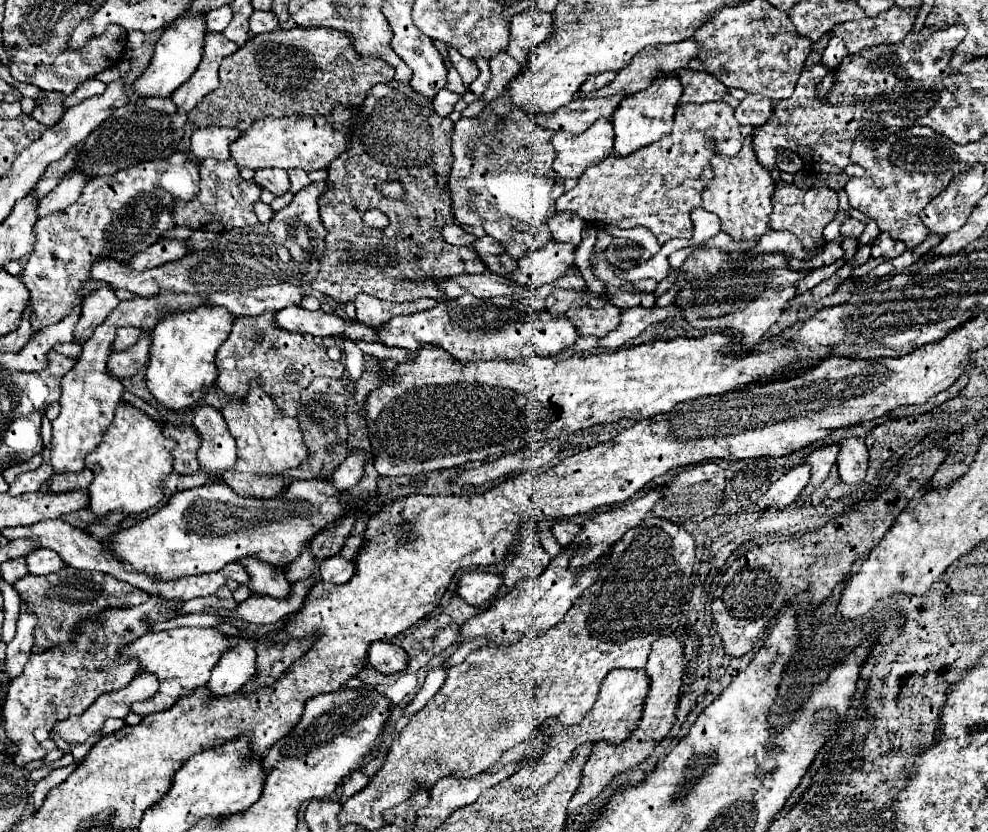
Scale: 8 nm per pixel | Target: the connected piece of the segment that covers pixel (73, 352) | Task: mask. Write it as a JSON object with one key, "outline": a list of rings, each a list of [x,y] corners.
{"outline":[[[57,343],[57,345],[53,345],[53,349],[55,351],[59,351],[59,353],[63,353],[63,355],[67,355],[67,357],[79,357],[81,355],[81,345],[79,343]]]}

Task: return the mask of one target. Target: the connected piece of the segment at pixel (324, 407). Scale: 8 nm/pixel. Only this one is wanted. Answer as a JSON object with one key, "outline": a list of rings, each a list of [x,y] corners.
{"outline":[[[315,377],[309,387],[301,391],[301,399],[305,407],[299,407],[299,423],[305,425],[305,445],[309,449],[309,457],[295,469],[285,471],[283,475],[289,479],[313,479],[313,477],[329,477],[349,455],[347,449],[347,399],[355,395],[355,381],[349,377],[329,379]]]}

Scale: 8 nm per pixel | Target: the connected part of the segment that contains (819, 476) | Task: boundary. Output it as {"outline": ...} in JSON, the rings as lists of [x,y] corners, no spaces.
{"outline":[[[831,443],[831,445],[819,447],[819,449],[815,449],[807,455],[807,459],[811,459],[811,479],[809,479],[809,483],[813,487],[819,487],[827,479],[831,467],[835,465],[837,453],[839,453],[839,445]]]}

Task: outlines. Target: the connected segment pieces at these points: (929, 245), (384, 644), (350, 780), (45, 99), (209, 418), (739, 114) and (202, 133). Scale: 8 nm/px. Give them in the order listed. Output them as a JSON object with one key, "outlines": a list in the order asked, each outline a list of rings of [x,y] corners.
{"outlines":[[[[929,233],[929,237],[913,251],[913,261],[919,261],[919,257],[923,255],[923,253],[927,253],[927,251],[931,251],[935,245],[939,245],[941,243],[941,239],[943,239],[943,235],[937,235],[937,233]]],[[[375,641],[369,649],[369,663],[383,675],[395,675],[405,671],[407,667],[407,653],[389,641]]],[[[353,771],[353,773],[347,775],[345,781],[343,781],[343,795],[345,795],[345,797],[351,797],[351,795],[359,793],[363,787],[367,787],[367,783],[369,783],[369,779],[367,779],[363,773]]],[[[45,91],[35,103],[35,109],[31,113],[33,119],[37,119],[39,123],[43,123],[45,127],[51,127],[59,121],[59,117],[63,115],[63,95],[61,93],[51,93],[51,91]]],[[[199,405],[193,411],[193,425],[201,435],[199,465],[207,473],[221,473],[235,465],[235,441],[229,435],[227,423],[213,405]]],[[[747,95],[735,109],[735,119],[741,125],[761,127],[769,121],[771,113],[773,113],[771,99],[763,99],[763,95]]],[[[199,127],[191,135],[191,153],[197,161],[207,157],[225,161],[231,157],[229,145],[241,135],[237,127]]]]}

